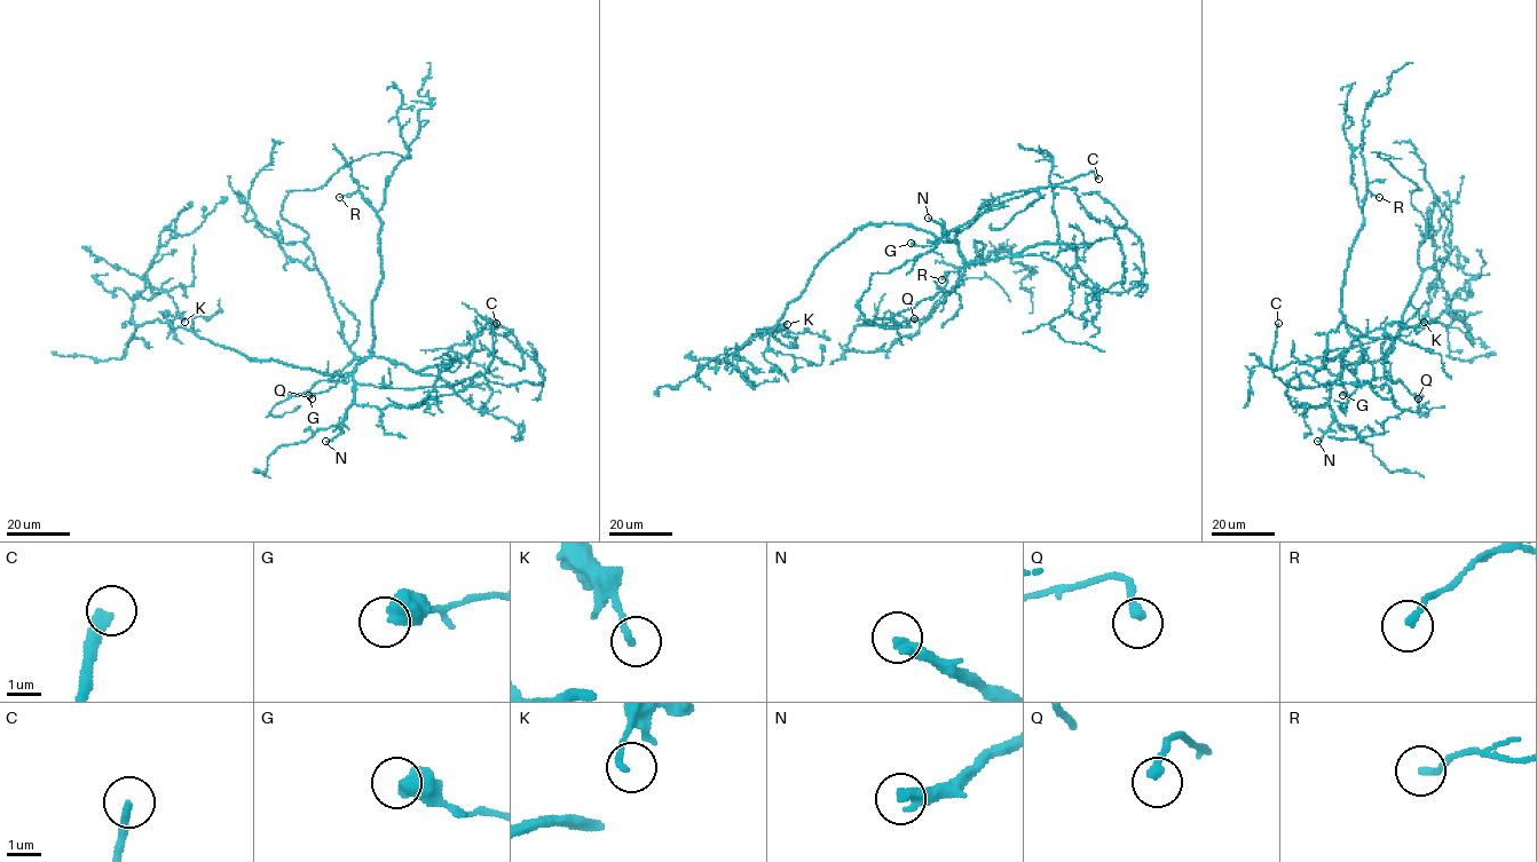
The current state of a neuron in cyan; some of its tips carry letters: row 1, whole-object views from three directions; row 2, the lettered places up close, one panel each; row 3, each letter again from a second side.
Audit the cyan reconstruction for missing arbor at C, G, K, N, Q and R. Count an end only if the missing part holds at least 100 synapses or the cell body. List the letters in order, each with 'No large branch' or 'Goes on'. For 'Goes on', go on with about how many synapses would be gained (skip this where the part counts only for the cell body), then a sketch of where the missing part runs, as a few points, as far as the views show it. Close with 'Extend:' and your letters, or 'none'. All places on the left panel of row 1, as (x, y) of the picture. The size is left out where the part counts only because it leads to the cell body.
C: Goes on
G: No large branch
K: No large branch
N: Goes on. Roughly 170 synapses. Course of what is missing: (325, 441), (278, 420), (291, 429), (337, 385), (361, 347), (343, 341), (309, 313), (278, 317)
Q: No large branch
R: No large branch
Extend: C, N

